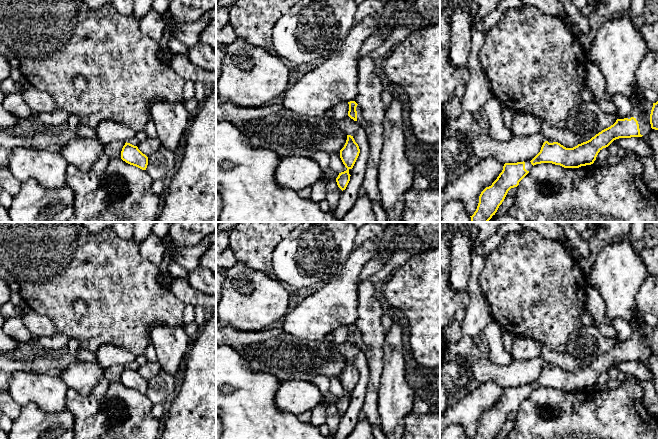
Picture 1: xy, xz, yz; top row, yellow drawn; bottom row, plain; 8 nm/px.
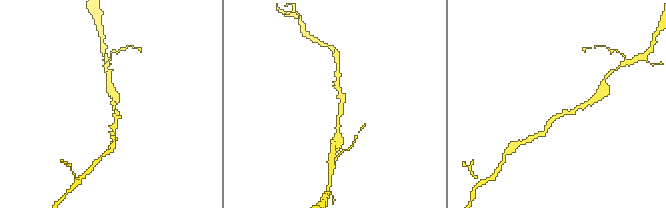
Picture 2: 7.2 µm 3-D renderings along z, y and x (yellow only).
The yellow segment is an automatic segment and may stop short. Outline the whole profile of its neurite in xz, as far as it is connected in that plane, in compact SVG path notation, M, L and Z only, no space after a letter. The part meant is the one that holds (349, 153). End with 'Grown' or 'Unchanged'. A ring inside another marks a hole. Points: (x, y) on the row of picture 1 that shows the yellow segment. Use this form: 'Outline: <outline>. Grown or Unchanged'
Outline: M347 135L346 143L340 150L340 158L347 170L339 173L338 177L336 178L337 185L342 191L346 189L350 181L351 175L349 174L349 170L353 168L359 153L359 146L355 142L353 136Z. Unchanged

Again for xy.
Outline: M127 142L122 148L121 159L126 163L136 166L142 170L146 170L148 165L148 157L143 154L137 146Z. Unchanged

